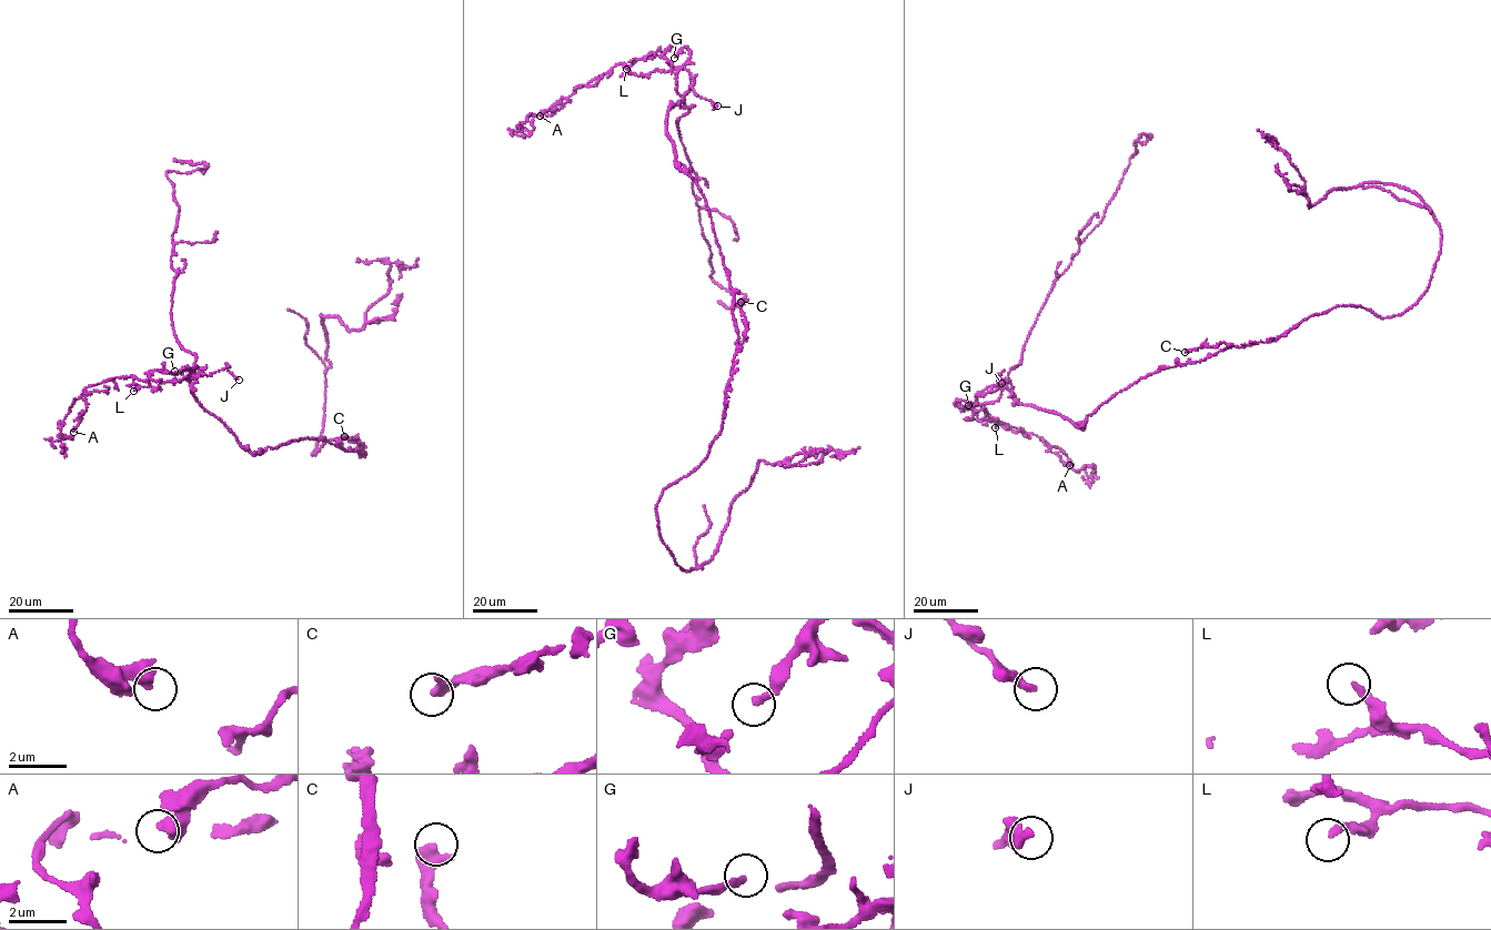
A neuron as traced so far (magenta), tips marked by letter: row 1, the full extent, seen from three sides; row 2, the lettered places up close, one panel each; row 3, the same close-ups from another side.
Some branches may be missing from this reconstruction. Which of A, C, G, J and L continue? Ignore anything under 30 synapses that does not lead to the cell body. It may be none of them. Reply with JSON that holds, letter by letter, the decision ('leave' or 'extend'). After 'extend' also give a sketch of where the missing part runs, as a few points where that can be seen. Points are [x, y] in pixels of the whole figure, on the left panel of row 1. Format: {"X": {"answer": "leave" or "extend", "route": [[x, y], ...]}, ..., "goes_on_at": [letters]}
{"A": {"answer": "leave"}, "C": {"answer": "leave"}, "G": {"answer": "leave"}, "J": {"answer": "leave"}, "L": {"answer": "leave"}, "goes_on_at": []}

